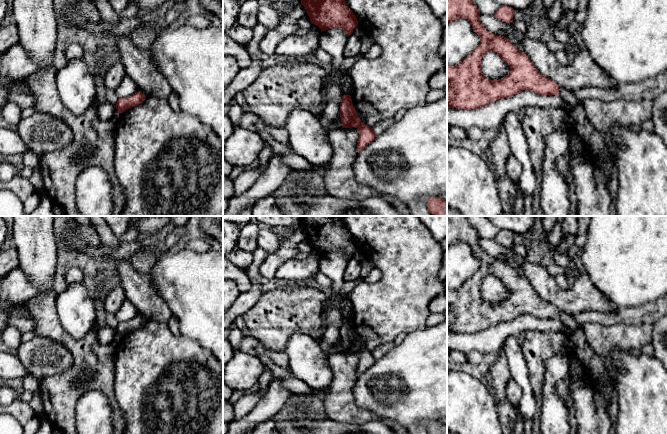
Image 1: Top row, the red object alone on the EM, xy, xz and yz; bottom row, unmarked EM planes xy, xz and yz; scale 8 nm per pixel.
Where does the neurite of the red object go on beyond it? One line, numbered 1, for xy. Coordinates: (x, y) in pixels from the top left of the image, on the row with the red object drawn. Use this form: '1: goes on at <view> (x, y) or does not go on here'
1: does not go on here

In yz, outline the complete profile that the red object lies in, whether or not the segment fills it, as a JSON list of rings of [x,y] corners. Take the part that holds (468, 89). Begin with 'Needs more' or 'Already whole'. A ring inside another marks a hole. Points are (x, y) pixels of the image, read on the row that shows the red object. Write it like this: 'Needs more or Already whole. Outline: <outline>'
Already whole. Outline: [[[447,0],[447,24],[459,18],[465,18],[480,37],[480,43],[476,49],[458,65],[447,64],[447,83],[449,84],[447,86],[447,108],[477,109],[499,99],[512,97],[523,90],[533,91],[539,95],[559,95],[559,85],[543,76],[526,53],[519,51],[508,37],[489,32],[480,22],[479,15],[480,11],[472,0]],[[488,51],[497,53],[510,66],[510,72],[499,80],[489,80],[482,75],[481,59]]]

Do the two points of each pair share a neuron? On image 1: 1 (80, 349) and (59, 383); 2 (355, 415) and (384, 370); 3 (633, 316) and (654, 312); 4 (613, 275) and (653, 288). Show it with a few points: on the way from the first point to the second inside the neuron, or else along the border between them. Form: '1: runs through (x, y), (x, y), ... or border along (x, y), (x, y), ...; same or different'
1: runs through (80, 359), (79, 368), (69, 378); same
2: border along (354, 384), (355, 402), (381, 418); different
3: runs through (638, 315), (649, 313); same
4: runs through (623, 275), (640, 275), (643, 278); same

